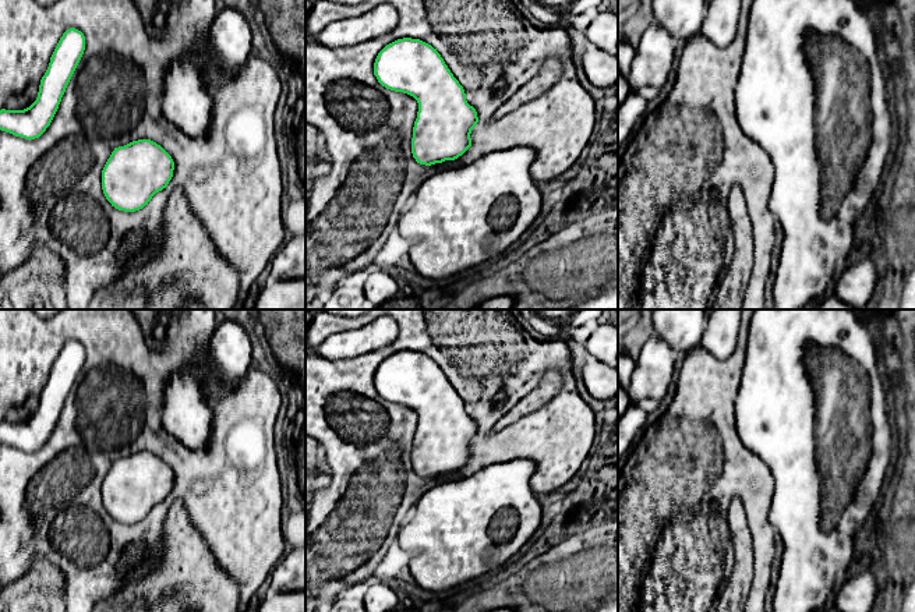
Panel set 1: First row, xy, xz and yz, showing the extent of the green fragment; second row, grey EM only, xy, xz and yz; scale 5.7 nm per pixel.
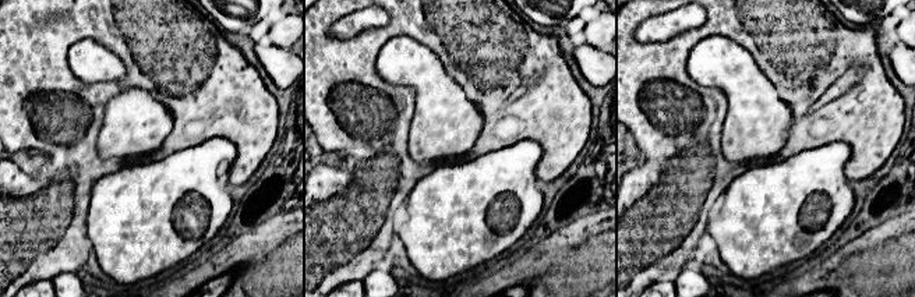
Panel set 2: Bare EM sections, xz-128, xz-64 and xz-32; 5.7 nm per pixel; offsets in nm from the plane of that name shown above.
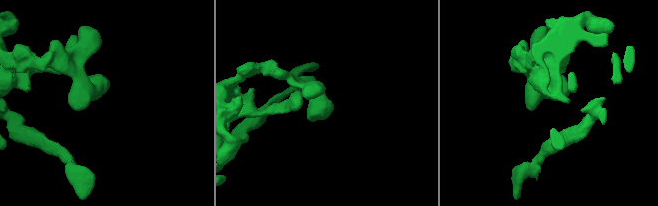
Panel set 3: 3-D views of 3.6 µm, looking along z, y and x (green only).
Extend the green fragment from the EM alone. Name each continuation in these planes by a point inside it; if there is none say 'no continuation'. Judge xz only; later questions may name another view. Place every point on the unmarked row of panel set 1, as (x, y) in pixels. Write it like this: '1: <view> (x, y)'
no continuation

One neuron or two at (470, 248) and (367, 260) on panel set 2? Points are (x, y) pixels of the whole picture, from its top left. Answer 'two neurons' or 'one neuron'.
two neurons

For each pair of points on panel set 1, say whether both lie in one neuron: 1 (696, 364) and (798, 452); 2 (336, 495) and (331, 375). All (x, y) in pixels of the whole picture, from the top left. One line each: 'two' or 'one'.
1: two
2: one

